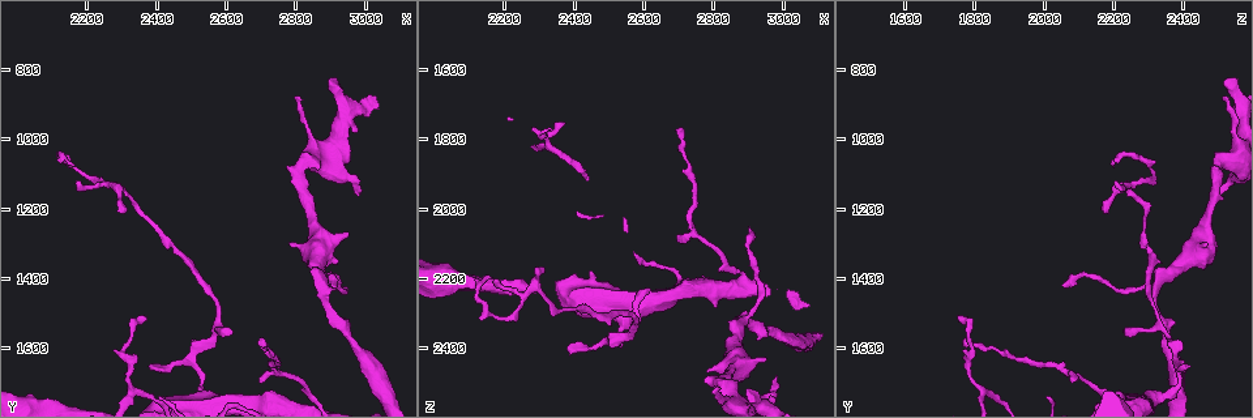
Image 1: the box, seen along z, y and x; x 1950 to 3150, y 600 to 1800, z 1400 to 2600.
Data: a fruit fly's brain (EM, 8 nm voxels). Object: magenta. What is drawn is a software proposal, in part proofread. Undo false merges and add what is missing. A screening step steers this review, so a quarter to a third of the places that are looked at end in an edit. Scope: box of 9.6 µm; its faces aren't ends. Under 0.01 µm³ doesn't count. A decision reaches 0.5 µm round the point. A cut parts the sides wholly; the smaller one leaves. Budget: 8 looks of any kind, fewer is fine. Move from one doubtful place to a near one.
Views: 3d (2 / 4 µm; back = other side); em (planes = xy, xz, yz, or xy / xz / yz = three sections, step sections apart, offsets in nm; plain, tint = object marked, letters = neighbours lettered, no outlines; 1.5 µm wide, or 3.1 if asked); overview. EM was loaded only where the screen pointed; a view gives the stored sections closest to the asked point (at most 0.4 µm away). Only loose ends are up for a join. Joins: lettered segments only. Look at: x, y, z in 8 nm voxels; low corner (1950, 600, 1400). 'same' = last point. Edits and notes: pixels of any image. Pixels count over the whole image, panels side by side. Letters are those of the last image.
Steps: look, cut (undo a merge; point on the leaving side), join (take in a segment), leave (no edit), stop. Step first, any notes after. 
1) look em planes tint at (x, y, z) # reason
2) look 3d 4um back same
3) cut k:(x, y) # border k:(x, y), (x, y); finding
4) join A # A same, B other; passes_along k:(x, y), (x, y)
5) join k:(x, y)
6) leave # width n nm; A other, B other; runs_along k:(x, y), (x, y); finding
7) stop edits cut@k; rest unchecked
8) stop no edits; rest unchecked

look em yz step 4 letters at (2710, 1570, 1780) # tapers out

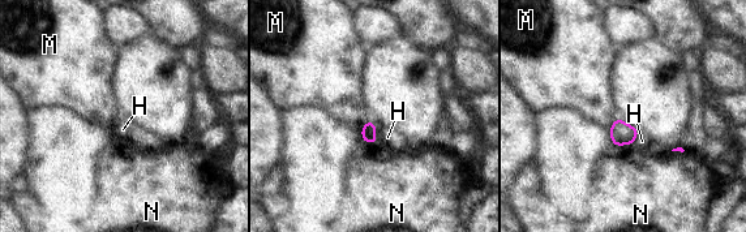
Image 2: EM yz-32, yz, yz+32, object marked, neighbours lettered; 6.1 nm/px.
leave # width 90 nm; H other, M other, N other; border 2:(617, 116), (608, 128); none of them fits

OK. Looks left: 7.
look 3d 2um at (2810, 880, 2520) # thin end

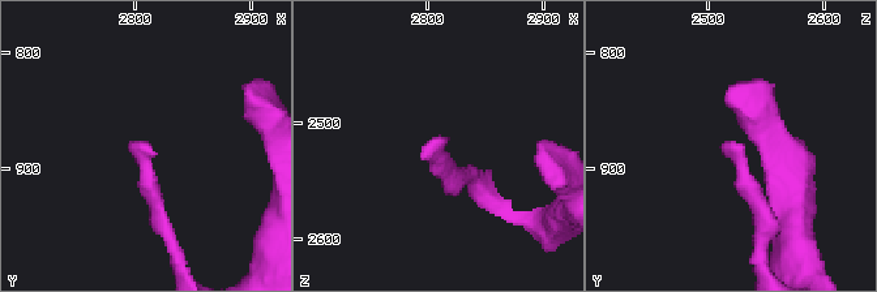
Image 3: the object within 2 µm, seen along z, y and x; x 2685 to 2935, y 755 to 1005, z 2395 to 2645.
look em planes tint at (2812, 878, 2522)

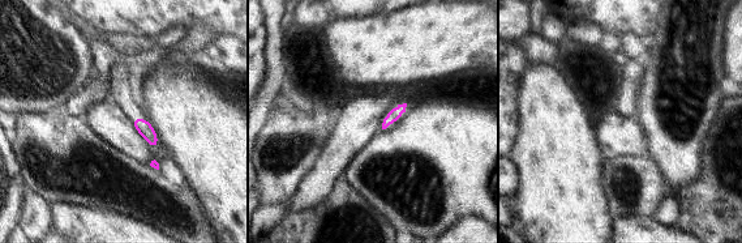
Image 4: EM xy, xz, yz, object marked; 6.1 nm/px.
look em planes letters same

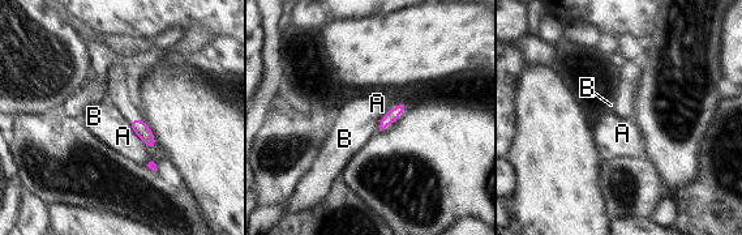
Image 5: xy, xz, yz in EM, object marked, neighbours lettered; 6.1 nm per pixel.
leave # width 70 nm; A other, B other; border 5:(131, 118), (133, 132), (155, 148); no lettered segment goes on from it

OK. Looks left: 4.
look em planes letters at (2380, 1640, 2400) # branch stops here

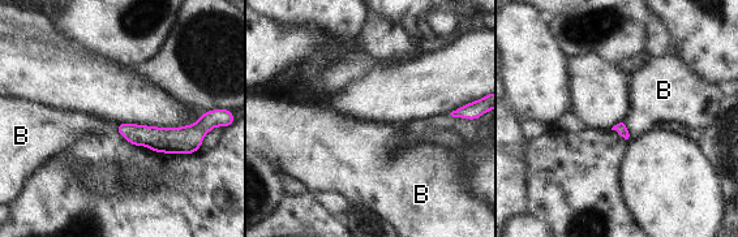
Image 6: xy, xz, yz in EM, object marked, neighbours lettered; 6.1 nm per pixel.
leave # B other; border 6:(622, 123), (633, 138); no lettered segment goes on from it

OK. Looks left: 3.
stop no edits; rest unchecked

